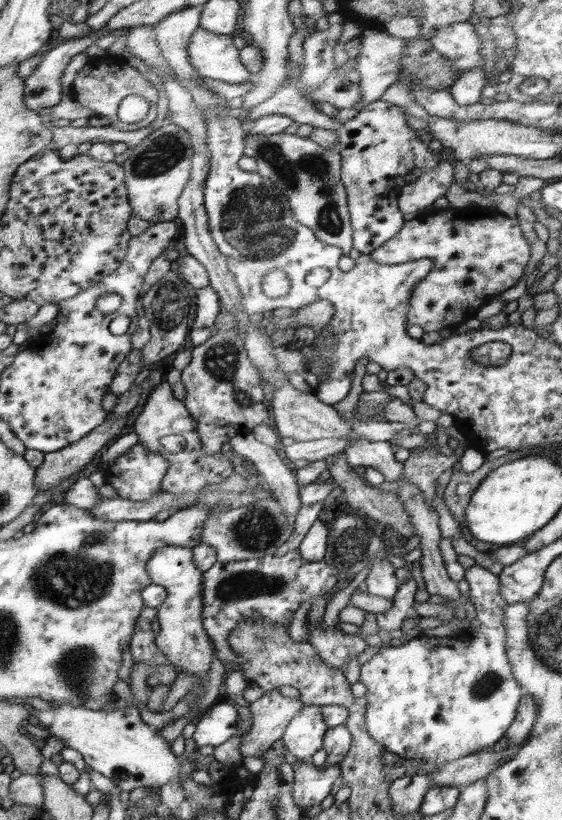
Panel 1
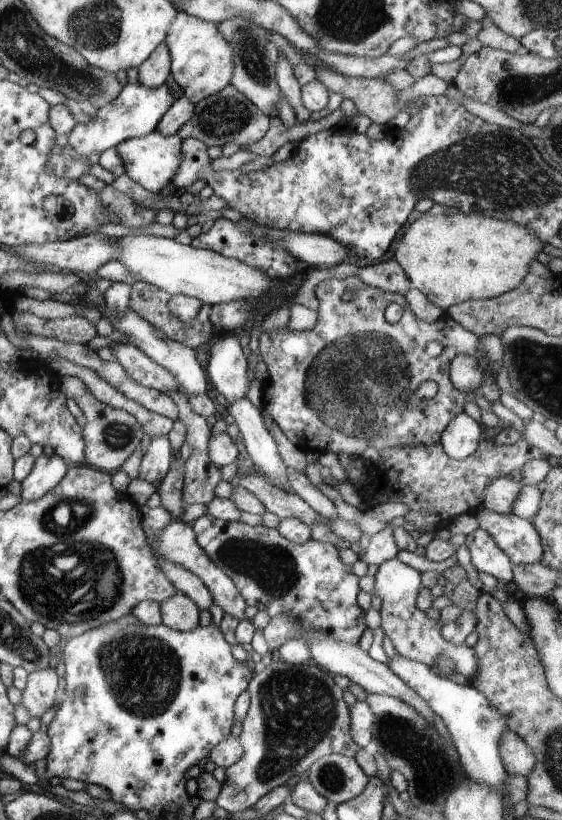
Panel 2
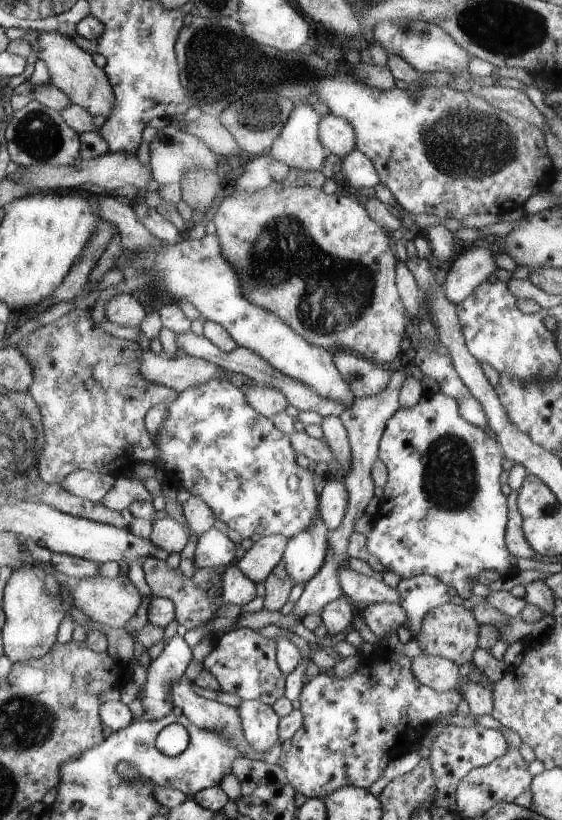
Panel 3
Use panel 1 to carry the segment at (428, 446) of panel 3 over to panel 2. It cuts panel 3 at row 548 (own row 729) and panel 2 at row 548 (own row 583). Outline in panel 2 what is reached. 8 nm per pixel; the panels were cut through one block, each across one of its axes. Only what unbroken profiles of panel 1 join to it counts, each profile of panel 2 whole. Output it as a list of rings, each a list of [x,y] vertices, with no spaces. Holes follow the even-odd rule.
[[[479,528],[466,535],[465,544],[471,554],[472,566],[478,572],[486,572],[509,585],[512,583],[513,562],[496,546],[494,539],[484,529]]]

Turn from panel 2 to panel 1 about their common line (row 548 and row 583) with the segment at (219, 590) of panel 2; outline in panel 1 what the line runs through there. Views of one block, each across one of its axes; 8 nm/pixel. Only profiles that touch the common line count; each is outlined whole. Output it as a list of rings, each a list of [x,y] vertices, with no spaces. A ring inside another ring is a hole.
[[[165,546],[158,549],[153,557],[146,563],[146,568],[153,583],[164,586],[167,590],[167,599],[158,607],[157,617],[160,620],[160,632],[155,638],[157,647],[167,658],[166,664],[175,666],[178,674],[194,675],[200,683],[190,691],[196,695],[198,703],[182,718],[174,719],[158,734],[164,738],[164,742],[173,744],[177,737],[182,736],[182,730],[196,722],[200,716],[197,713],[201,699],[205,696],[205,686],[209,682],[210,663],[214,660],[213,650],[210,647],[211,640],[205,631],[203,623],[203,570],[196,566],[191,548],[186,546]]]

